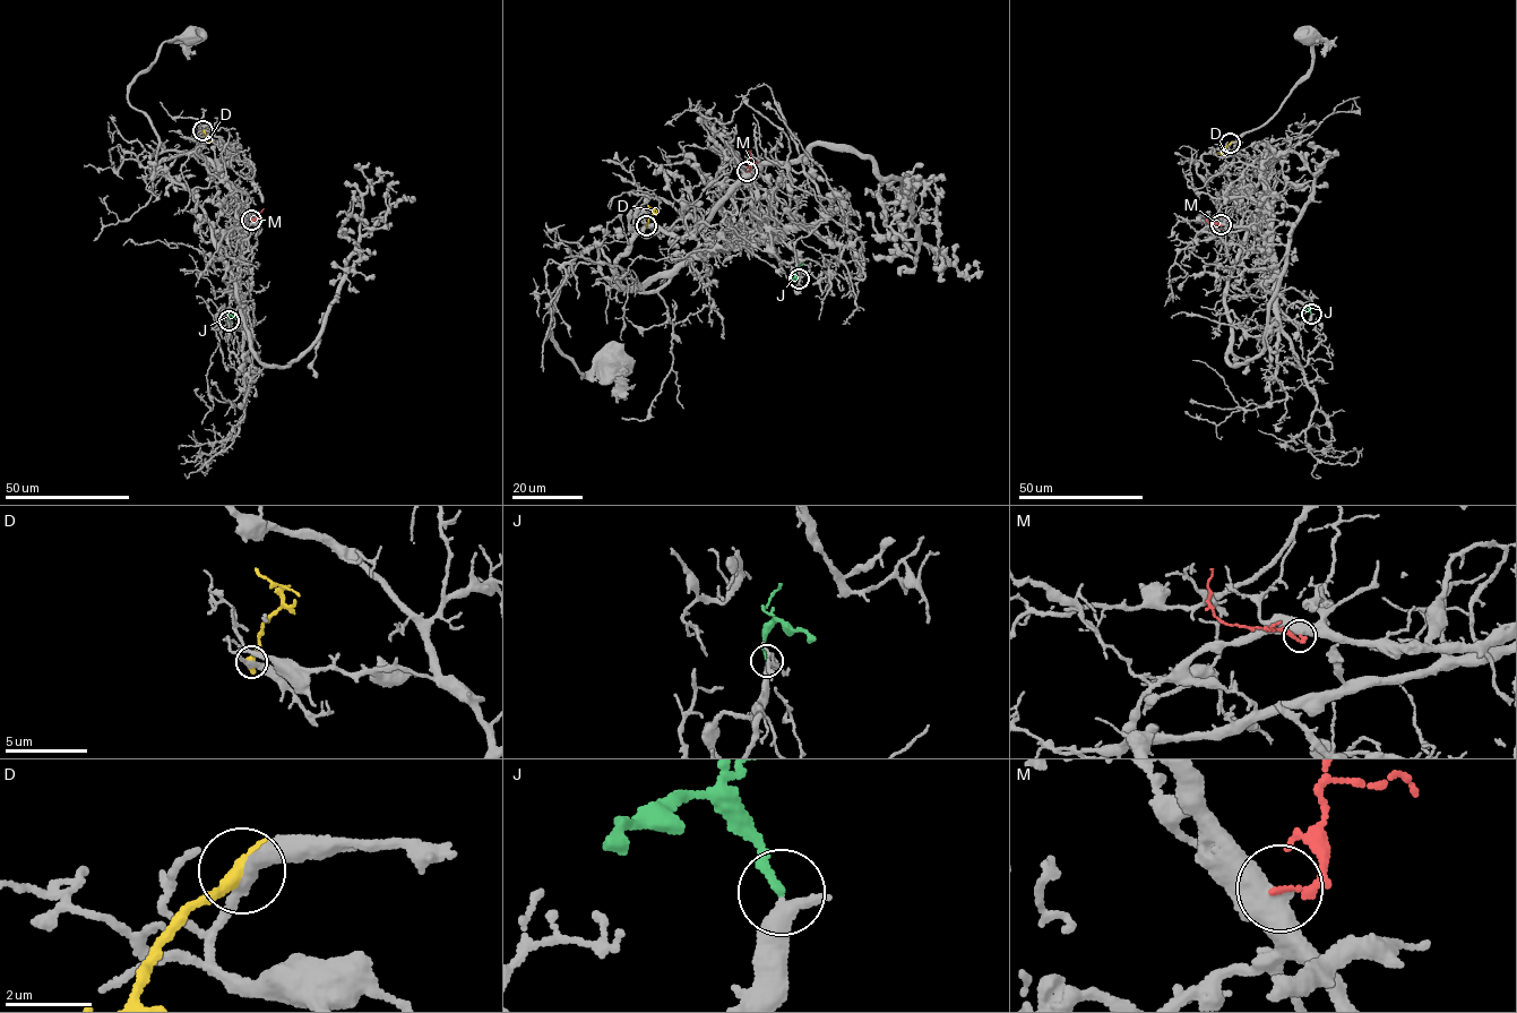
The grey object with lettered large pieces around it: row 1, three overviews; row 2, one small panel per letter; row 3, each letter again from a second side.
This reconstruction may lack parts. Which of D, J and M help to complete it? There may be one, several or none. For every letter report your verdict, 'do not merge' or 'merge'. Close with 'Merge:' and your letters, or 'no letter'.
D: do not merge
J: merge
M: do not merge
Merge: J

